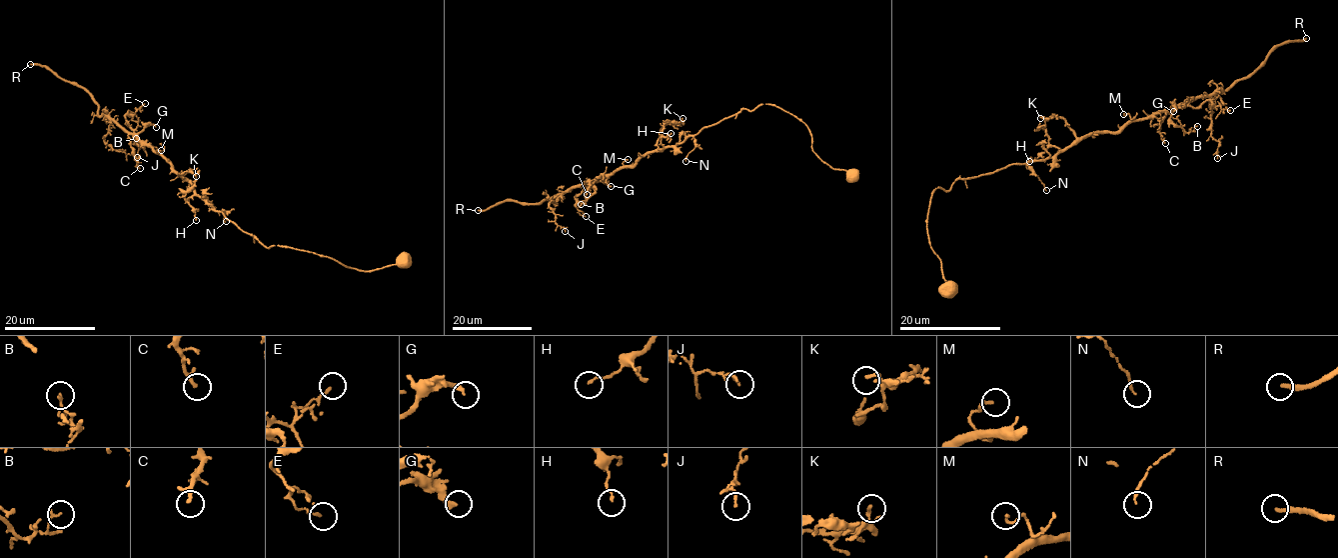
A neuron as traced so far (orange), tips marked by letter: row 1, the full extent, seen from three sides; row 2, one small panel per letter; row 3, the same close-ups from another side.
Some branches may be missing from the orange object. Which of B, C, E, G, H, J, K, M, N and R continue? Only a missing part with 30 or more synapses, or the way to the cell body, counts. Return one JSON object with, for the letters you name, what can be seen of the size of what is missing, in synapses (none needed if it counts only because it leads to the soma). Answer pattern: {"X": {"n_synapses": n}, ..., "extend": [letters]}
{"R": {"n_synapses": 80}, "extend": ["R"]}

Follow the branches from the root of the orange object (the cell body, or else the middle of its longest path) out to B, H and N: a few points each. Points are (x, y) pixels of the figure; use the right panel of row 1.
B: (951, 288), (926, 230), (935, 188), (1052, 156), (1079, 138), (1166, 110), (1184, 131), (1197, 126)
H: (951, 288), (926, 230), (933, 191), (1062, 150), (1048, 147), (1029, 161)
N: (951, 288), (944, 286), (926, 230), (935, 188), (947, 190), (956, 179), (1019, 163), (1031, 167), (1046, 190)

